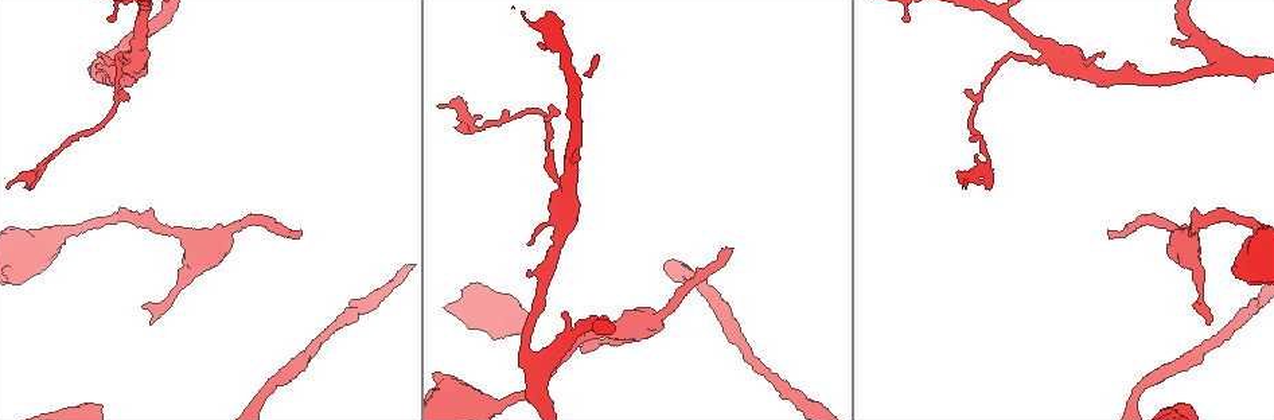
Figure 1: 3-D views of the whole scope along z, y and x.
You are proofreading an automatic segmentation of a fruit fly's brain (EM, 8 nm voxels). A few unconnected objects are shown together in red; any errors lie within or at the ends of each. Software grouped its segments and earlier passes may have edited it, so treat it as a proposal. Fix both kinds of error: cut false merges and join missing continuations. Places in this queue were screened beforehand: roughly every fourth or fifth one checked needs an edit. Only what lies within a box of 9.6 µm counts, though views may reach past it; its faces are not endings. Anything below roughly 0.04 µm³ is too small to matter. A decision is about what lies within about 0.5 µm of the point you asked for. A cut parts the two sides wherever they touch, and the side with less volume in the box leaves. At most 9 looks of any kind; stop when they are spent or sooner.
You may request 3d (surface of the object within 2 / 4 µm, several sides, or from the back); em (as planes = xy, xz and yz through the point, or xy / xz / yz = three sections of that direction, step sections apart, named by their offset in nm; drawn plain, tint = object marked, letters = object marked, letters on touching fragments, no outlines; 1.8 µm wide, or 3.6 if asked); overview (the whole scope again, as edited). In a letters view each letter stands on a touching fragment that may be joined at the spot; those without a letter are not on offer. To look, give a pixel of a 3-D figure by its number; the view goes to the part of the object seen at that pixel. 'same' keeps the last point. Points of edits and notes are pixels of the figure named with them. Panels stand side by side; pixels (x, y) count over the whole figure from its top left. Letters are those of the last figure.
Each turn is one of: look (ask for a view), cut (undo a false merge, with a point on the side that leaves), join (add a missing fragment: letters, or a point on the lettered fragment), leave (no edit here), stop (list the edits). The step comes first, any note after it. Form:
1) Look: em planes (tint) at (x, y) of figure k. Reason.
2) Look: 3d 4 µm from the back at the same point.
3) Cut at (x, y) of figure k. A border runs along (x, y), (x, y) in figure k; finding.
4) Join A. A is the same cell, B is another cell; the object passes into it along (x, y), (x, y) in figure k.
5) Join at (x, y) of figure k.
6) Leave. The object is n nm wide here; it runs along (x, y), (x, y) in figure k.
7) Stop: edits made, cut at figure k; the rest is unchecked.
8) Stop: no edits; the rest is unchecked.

Look: em planes (letters) at (1194, 307) of figure 1. Thin end.

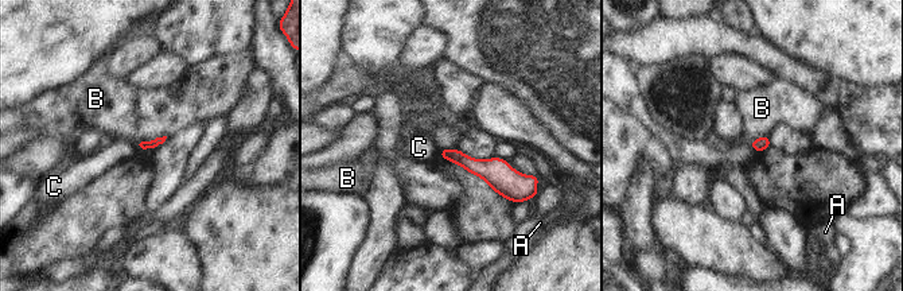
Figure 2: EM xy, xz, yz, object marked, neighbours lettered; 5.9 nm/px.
Leave. A, B and C are other cells; it runs along (443, 154), (495, 171), (520, 190) in figure 2; no lettered fragment goes on from it.

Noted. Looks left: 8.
Look: em planes (letters) at (731, 250) of figure 1. End of a long branch.

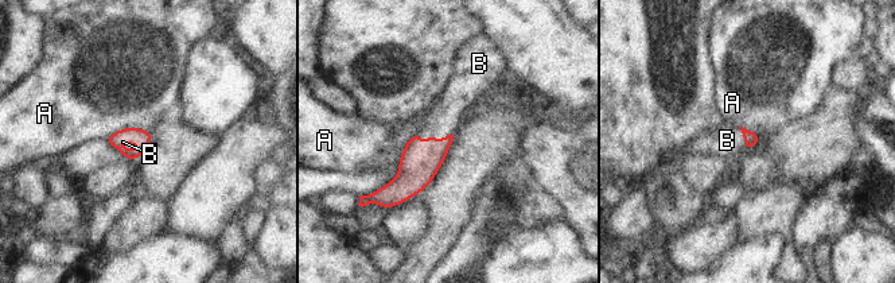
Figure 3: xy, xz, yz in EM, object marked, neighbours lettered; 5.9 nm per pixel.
Join B. B is the same cell, A is another cell; the neuron continues.

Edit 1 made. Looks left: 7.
Look: 3d 2 µm at (1174, 42) of figure 1. An open end.

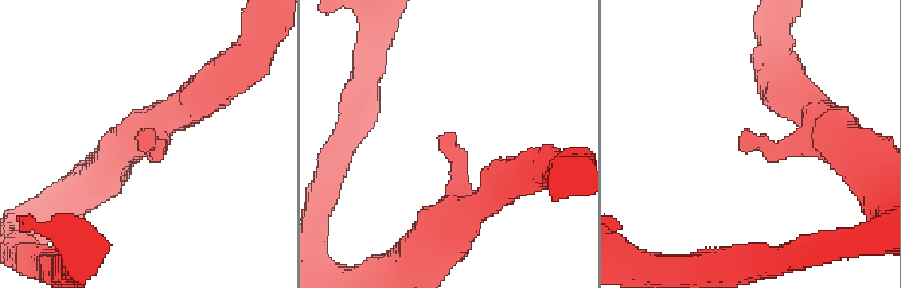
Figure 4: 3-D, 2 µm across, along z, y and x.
Look: em planes (letters) at (440, 137) of figure 4. Shape alone is not enough.

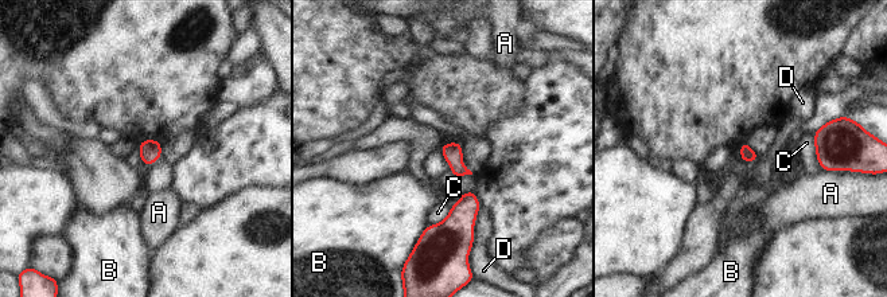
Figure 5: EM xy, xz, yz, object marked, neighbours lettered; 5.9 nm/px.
Leave. A, B, C and D are other cells; none of them fits.

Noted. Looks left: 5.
Stop: edits made, join at figure 3; the rest is unchecked.

